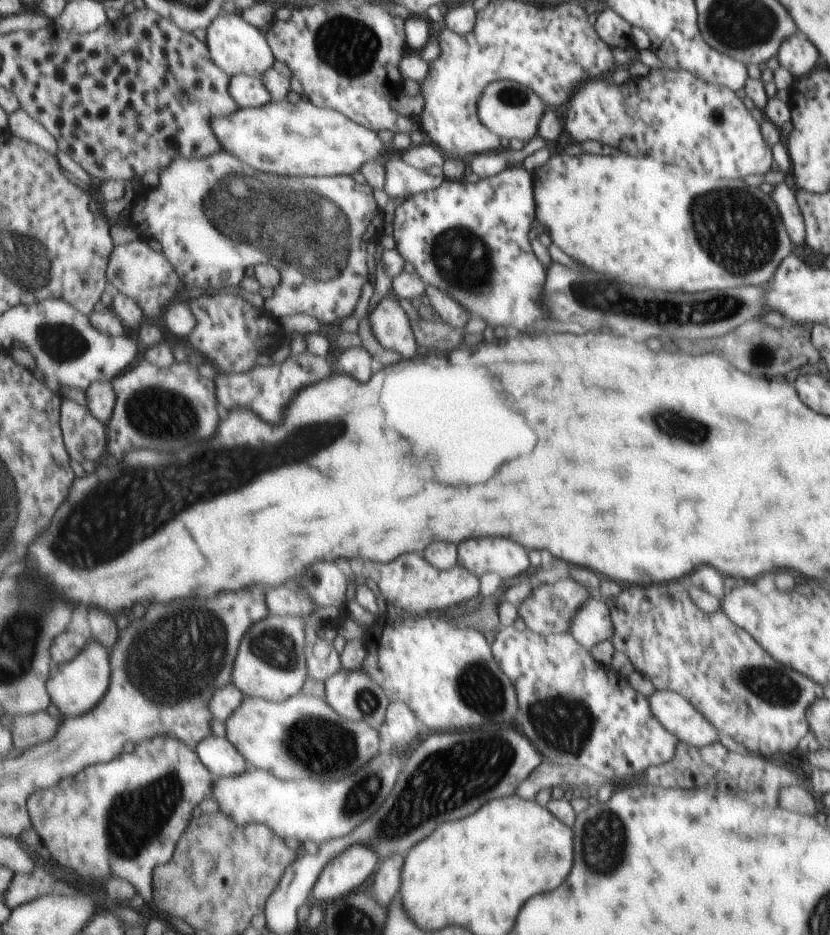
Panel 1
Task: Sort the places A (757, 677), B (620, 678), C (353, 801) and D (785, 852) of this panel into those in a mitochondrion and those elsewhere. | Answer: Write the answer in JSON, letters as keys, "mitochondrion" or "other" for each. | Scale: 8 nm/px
{"A":"mitochondrion","B":"other","C":"mitochondrion","D":"other"}

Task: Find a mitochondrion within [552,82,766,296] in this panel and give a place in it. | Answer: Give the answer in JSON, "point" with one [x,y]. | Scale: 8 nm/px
{"point":[717,115]}

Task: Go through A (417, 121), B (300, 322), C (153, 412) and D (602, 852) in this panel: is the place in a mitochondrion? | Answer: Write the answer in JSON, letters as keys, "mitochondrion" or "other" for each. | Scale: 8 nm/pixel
{"A":"other","B":"other","C":"mitochondrion","D":"mitochondrion"}

